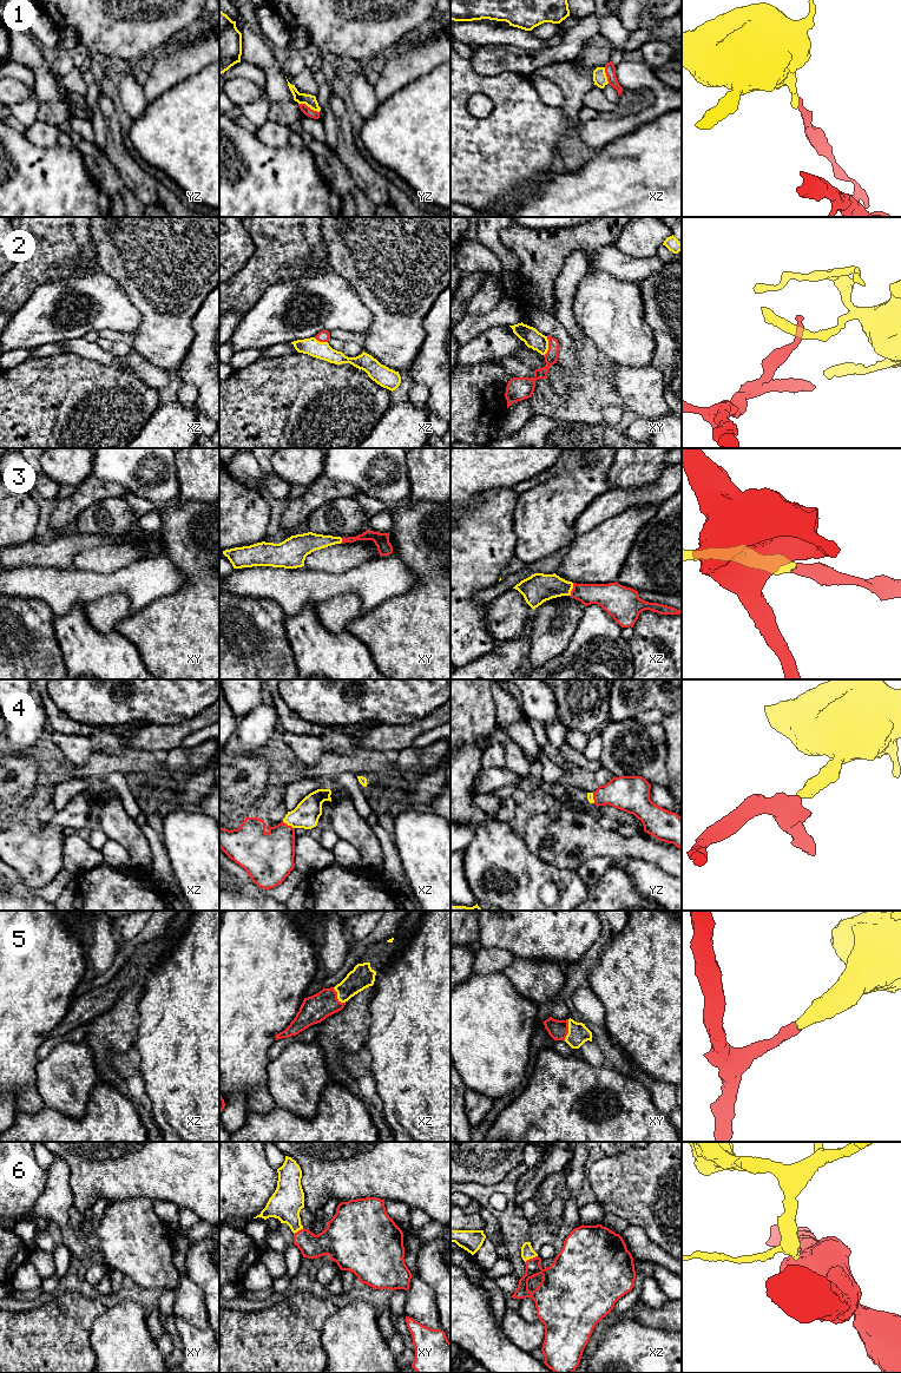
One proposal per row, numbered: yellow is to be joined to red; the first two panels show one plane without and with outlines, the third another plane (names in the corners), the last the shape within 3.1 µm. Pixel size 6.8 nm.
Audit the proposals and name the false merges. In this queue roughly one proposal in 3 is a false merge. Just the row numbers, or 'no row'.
1, 2

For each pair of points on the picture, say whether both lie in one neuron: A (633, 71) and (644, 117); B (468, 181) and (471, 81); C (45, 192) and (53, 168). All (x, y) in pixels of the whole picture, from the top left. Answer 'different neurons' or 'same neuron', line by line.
A: same neuron
B: same neuron
C: same neuron

